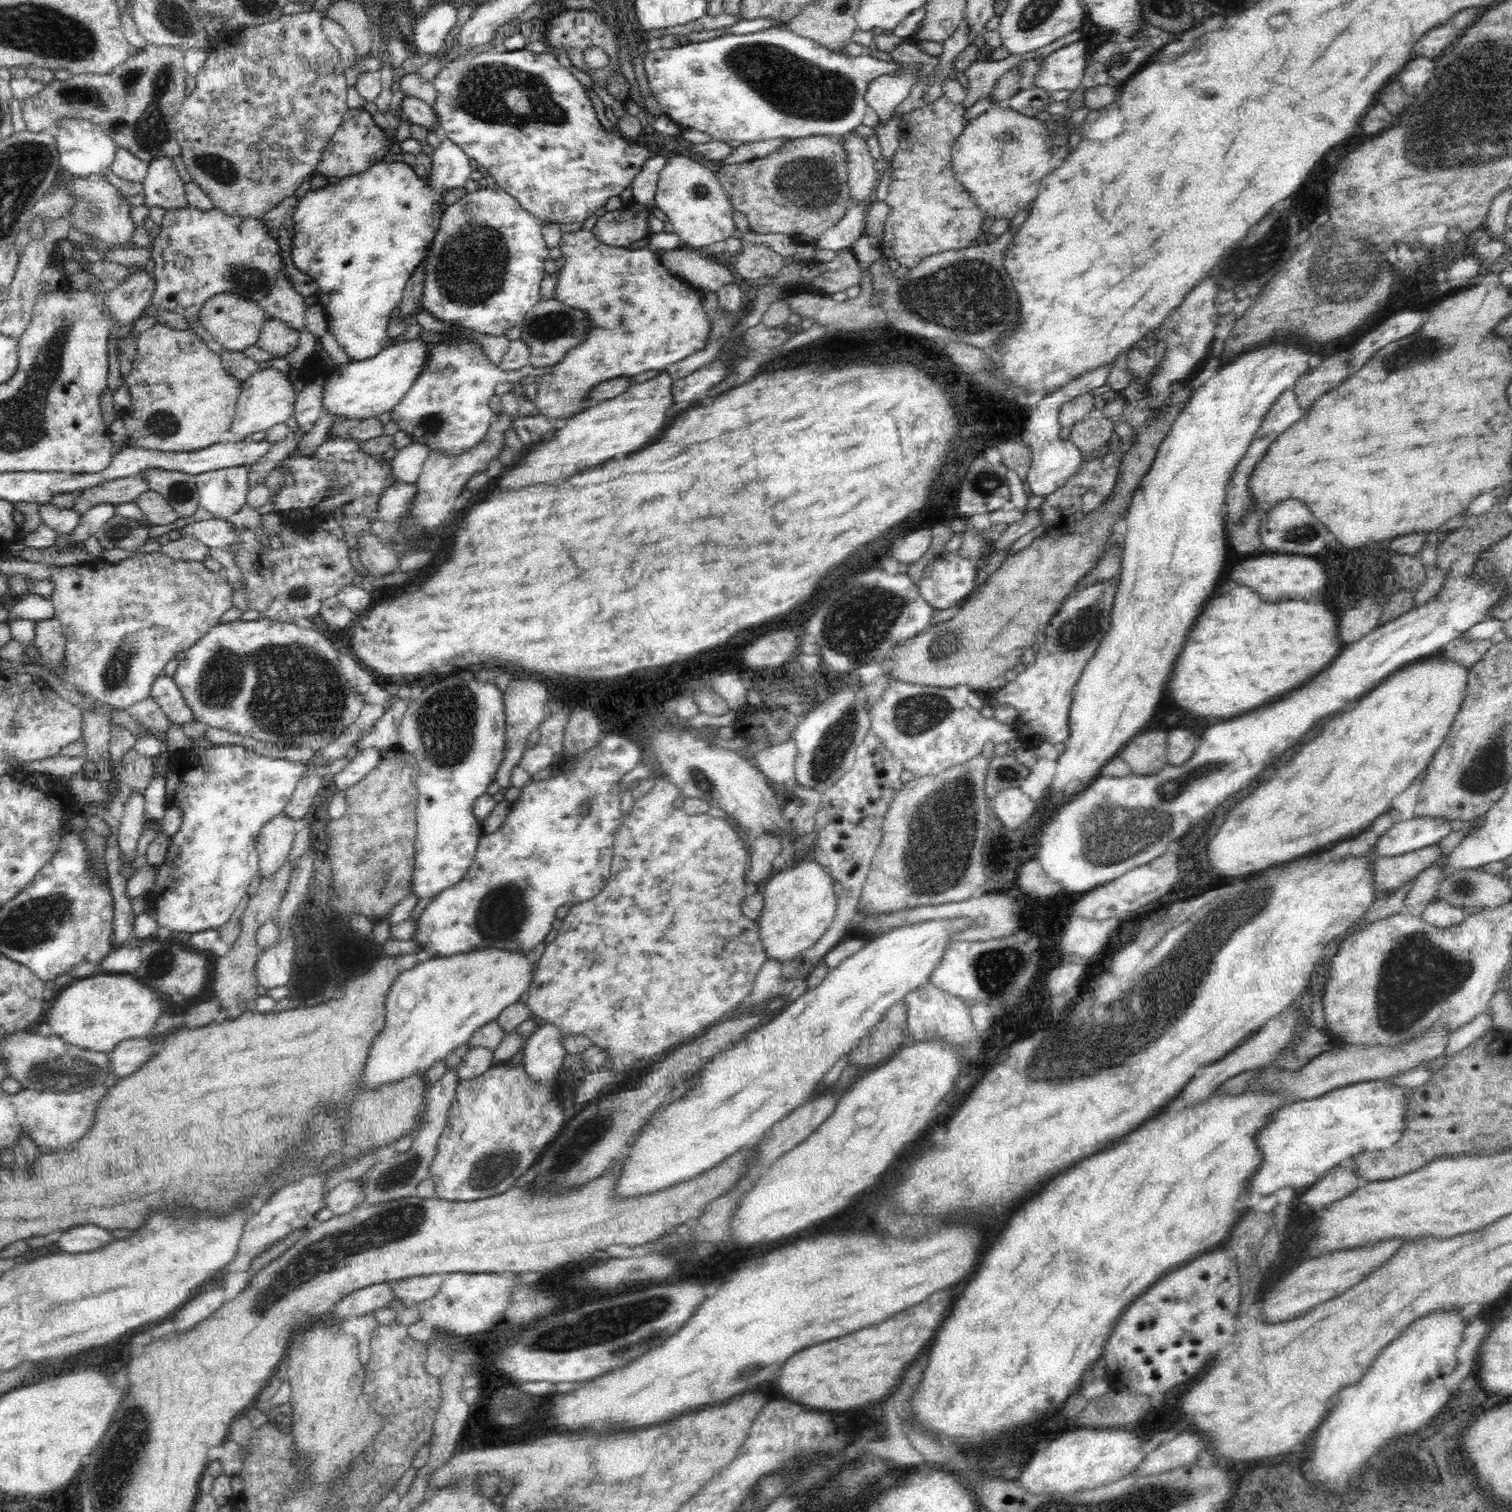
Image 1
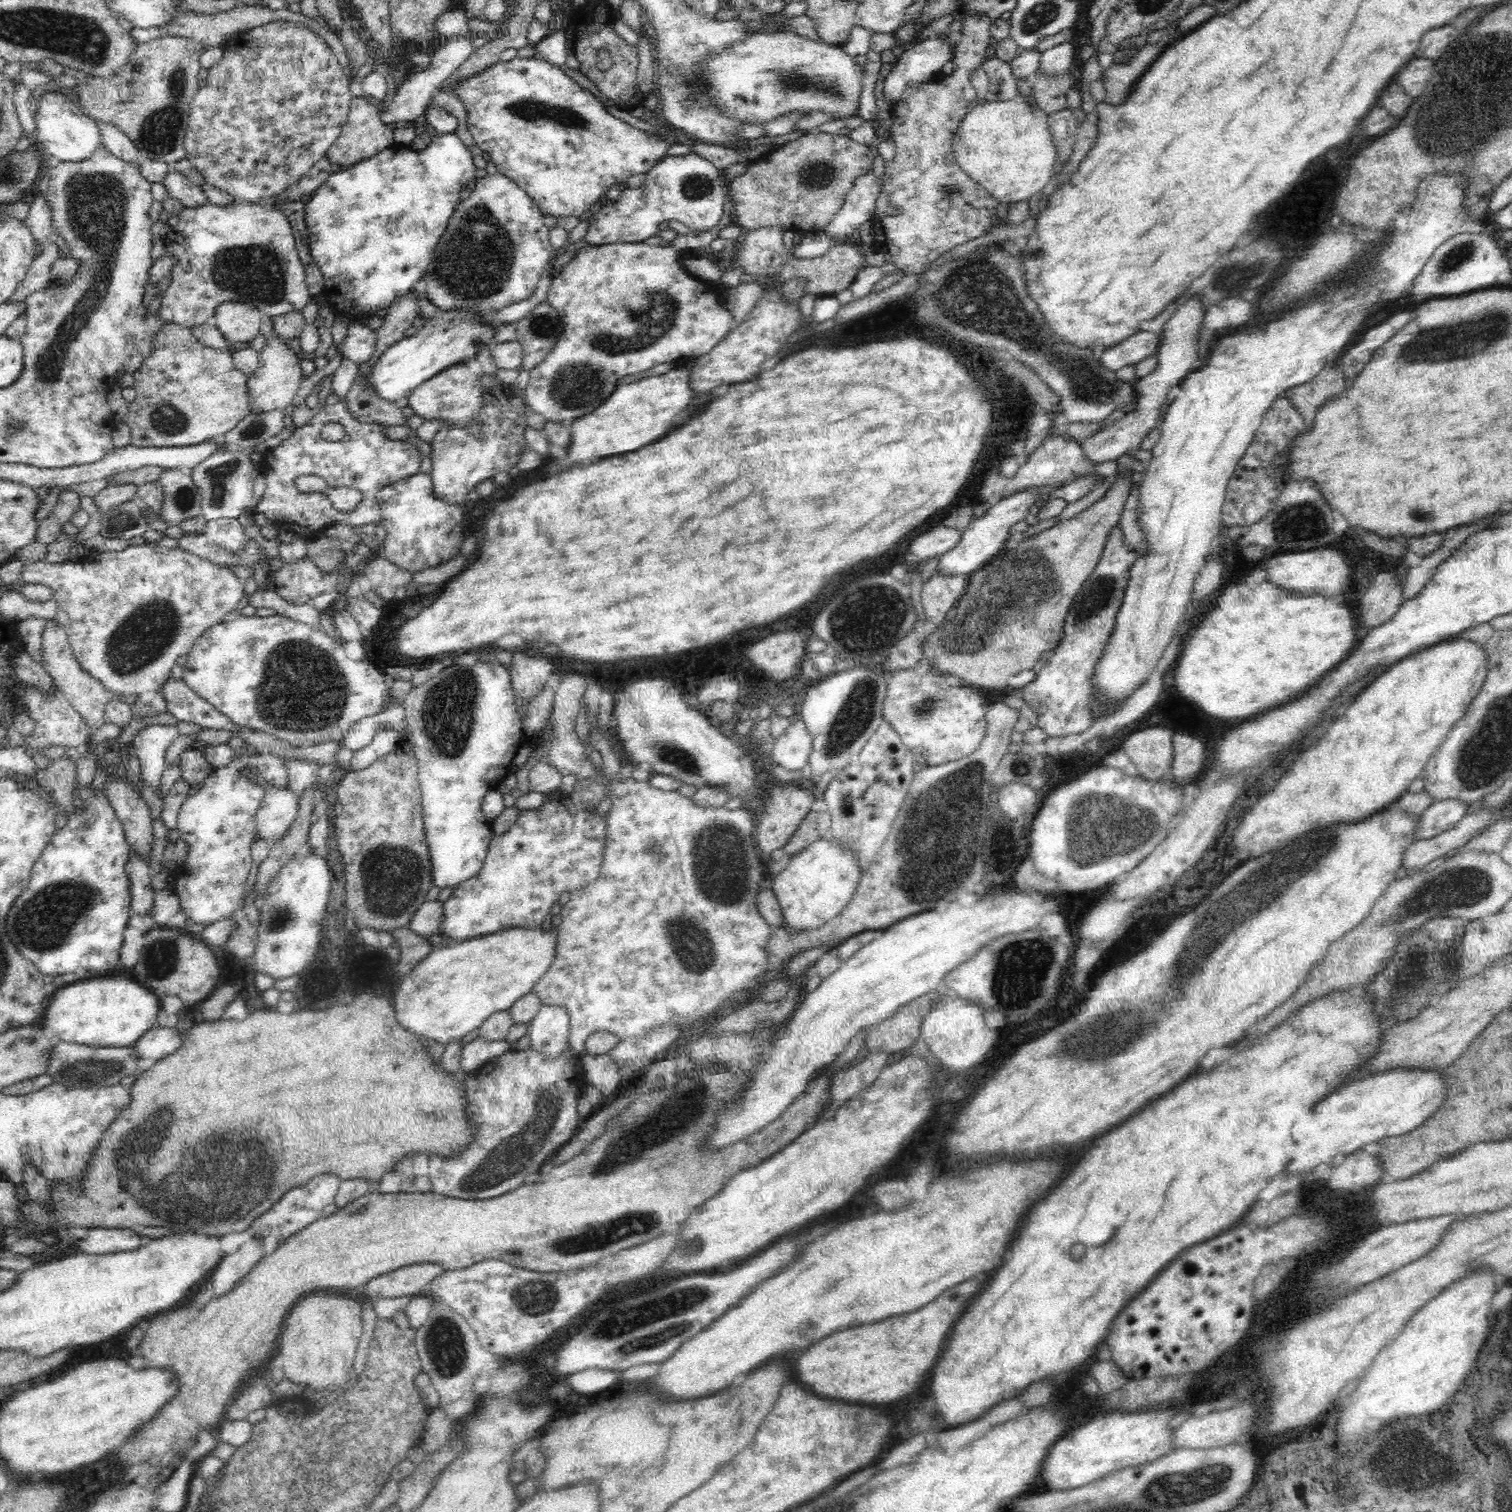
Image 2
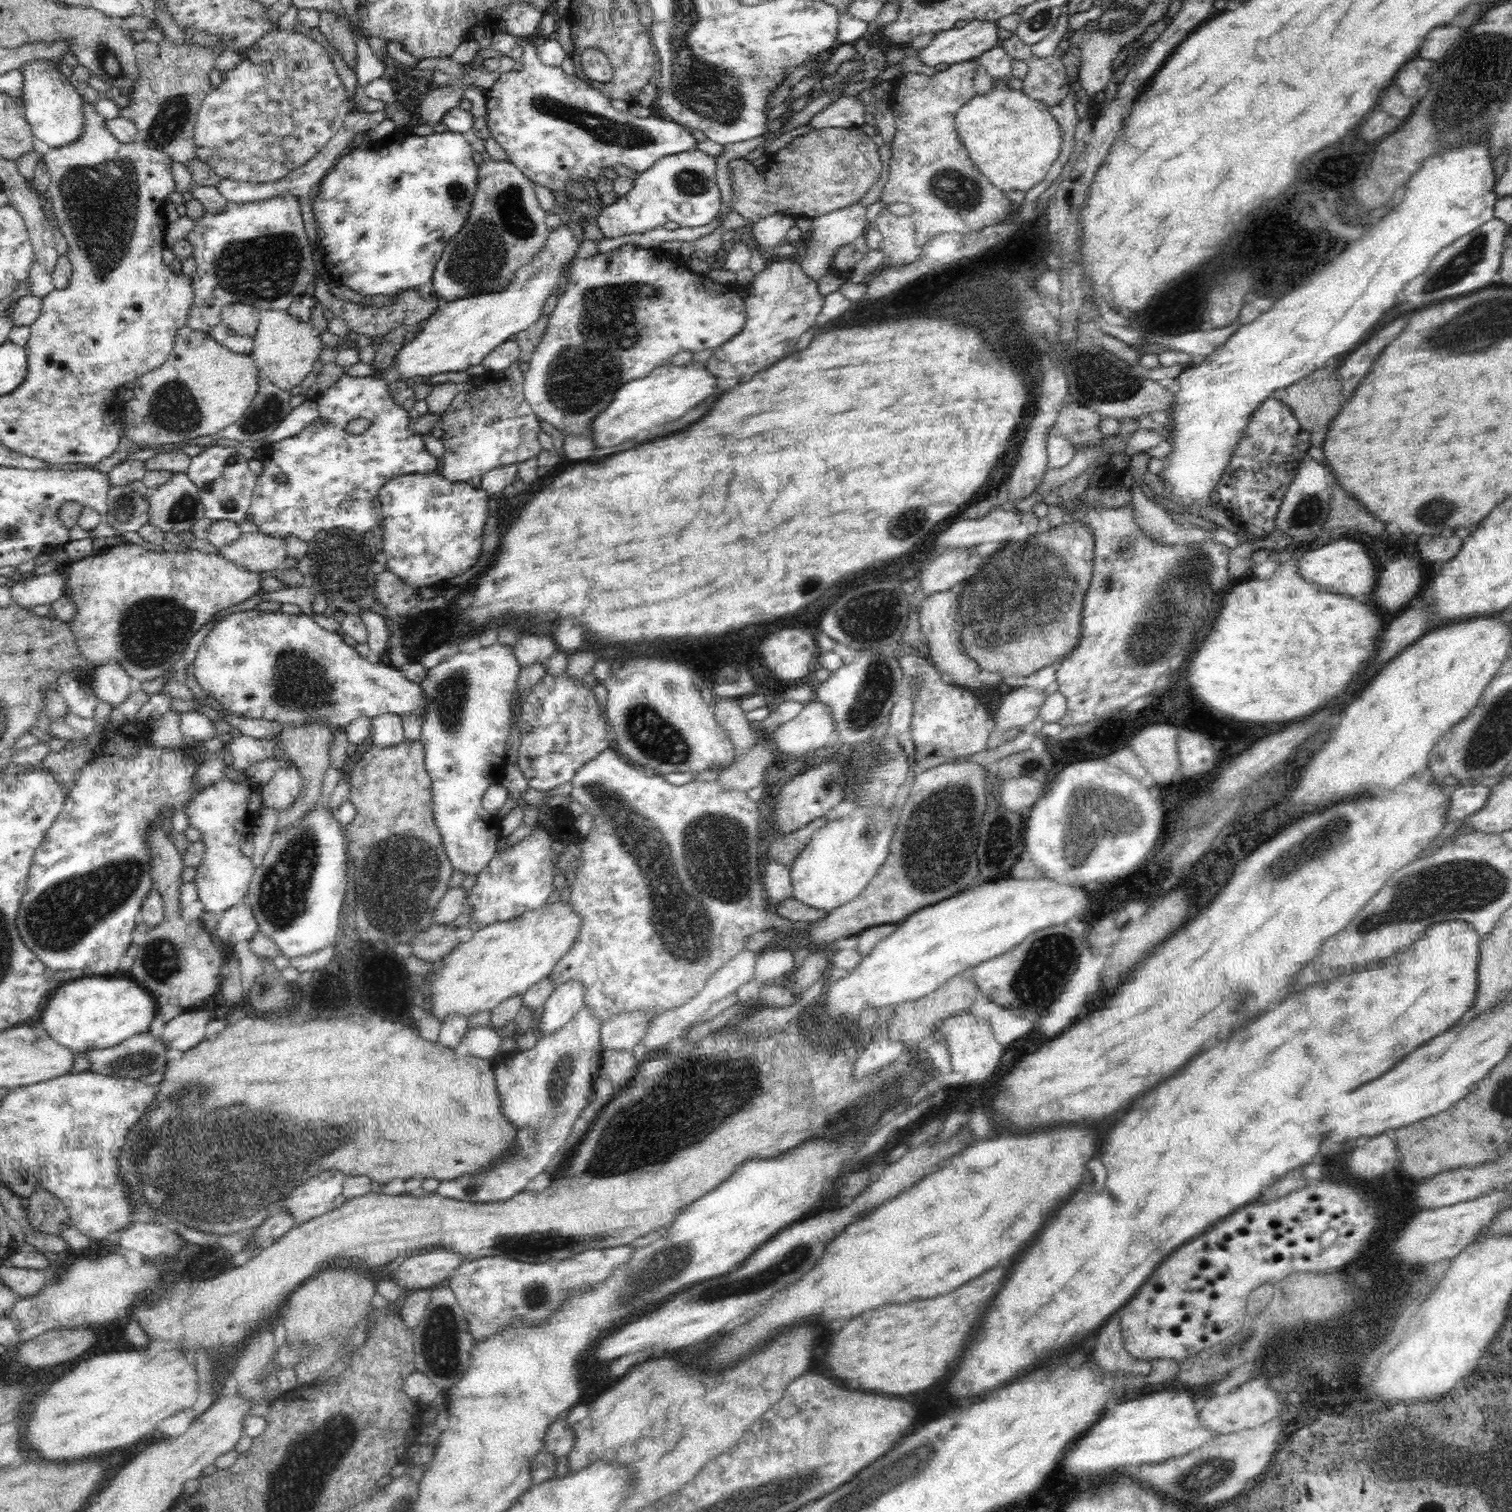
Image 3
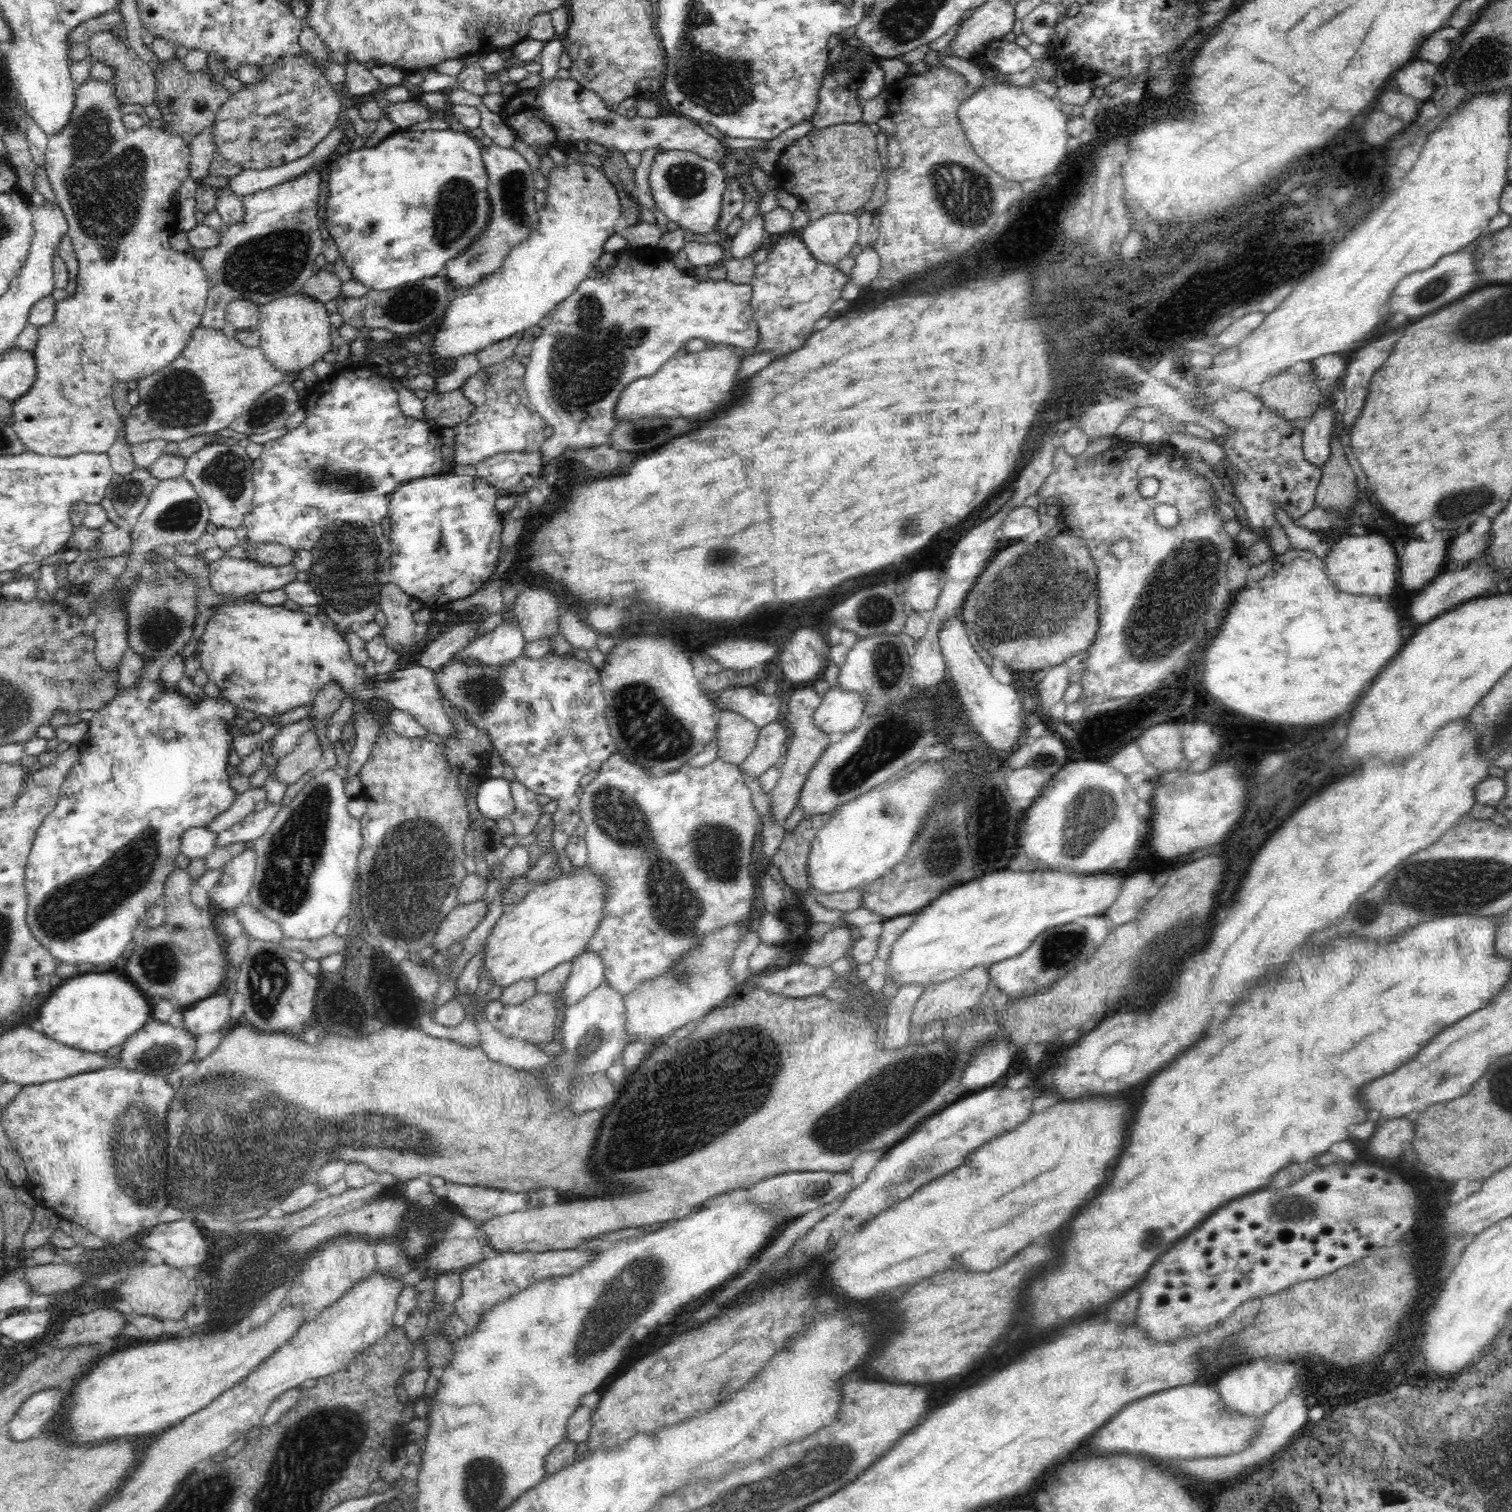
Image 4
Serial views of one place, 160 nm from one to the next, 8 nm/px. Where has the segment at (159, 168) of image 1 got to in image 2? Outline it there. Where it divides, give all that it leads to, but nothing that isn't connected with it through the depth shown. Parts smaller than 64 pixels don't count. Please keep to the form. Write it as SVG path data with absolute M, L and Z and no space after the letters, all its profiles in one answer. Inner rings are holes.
M172 167L168 169L167 173L161 183L168 192L168 197L180 201L188 208L202 206L207 203L200 185L193 184L186 176L179 174Z

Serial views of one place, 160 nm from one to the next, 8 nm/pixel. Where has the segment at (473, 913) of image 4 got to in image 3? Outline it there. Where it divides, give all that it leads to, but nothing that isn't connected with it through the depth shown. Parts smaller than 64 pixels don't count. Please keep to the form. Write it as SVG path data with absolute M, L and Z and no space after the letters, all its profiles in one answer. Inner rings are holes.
M448 924L434 925L416 933L409 942L410 950L416 958L429 962L438 962L459 942L457 928Z

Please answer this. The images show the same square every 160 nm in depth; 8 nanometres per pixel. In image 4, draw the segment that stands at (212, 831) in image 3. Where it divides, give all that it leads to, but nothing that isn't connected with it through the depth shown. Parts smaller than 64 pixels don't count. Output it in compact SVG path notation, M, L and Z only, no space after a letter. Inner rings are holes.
M247 853L235 856L222 867L222 875L216 883L216 890L209 894L211 905L218 913L231 912L248 897L255 874L256 859Z

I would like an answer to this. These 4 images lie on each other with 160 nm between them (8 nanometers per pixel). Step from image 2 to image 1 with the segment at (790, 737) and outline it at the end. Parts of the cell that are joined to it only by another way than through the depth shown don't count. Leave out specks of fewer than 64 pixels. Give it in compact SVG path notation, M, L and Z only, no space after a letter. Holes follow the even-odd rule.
M794 738L781 744L770 746L754 753L756 768L774 784L785 784L785 788L793 782L794 761L797 748Z

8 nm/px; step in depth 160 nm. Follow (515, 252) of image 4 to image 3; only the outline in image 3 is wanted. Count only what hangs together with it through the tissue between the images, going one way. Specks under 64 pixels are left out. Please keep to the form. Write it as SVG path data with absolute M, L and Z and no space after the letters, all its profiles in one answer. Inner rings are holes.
M587 197L585 201L582 201L581 199L576 198L568 198L568 202L566 205L565 210L570 215L571 218L571 224L570 226L566 227L563 223L560 228L556 228L556 230L549 230L548 232L548 240L546 240L546 245L544 246L544 249L534 258L532 259L532 262L530 264L526 264L526 266L522 266L522 268L518 268L516 270L516 274L514 274L514 278L500 290L500 292L490 292L490 294L476 294L474 296L468 296L468 297L462 297L460 299L452 299L452 302L446 302L445 299L441 299L440 302L438 302L437 306L438 309L434 311L425 321L424 323L417 329L417 335L411 342L408 342L406 345L402 345L402 348L396 353L396 356L394 357L393 364L395 364L395 372L398 374L397 380L410 380L410 378L416 378L416 379L428 379L430 376L434 376L434 374L440 374L440 372L460 372L465 371L470 368L470 366L476 366L477 364L481 364L482 359L492 352L495 348L498 348L503 342L506 342L506 340L512 338L517 332L520 332L521 330L524 330L526 327L529 327L533 322L537 321L537 318L540 316L540 313L542 312L542 307L544 306L546 299L553 293L558 290L558 288L561 288L561 293L563 292L563 288L565 287L565 284L568 282L569 279L569 271L567 269L564 269L562 267L564 263L570 262L572 260L572 264L574 264L575 254L579 249L580 244L585 239L584 231L582 230L582 227L579 225L580 218L586 219L586 220L594 220L594 218L597 217L597 214L599 213L600 209L603 209L604 206L601 204L600 207L600 199L599 202L591 202L590 199Z

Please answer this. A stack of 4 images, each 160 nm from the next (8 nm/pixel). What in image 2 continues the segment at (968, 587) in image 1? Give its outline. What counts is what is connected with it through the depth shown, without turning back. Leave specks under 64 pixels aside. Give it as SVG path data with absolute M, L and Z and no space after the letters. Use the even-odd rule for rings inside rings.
M936 572L923 584L923 608L926 617L935 623L937 629L946 626L946 614L957 606L966 593L968 582L969 575L942 575Z

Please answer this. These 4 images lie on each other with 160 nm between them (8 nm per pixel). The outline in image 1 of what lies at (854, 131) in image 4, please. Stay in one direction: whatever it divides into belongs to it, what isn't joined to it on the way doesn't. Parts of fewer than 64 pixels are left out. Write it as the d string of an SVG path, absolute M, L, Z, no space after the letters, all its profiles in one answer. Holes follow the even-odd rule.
M826 136L807 137L788 141L764 158L744 164L718 164L715 174L729 196L733 210L746 215L749 230L756 234L788 234L796 243L814 244L846 214L851 205L847 155L838 140Z

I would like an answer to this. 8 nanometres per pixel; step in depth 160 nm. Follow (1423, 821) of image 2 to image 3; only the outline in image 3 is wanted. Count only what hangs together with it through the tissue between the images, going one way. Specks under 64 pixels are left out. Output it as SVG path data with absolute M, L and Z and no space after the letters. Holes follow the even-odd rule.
M1460 784L1451 794L1450 802L1445 810L1445 822L1464 819L1478 812L1486 804L1491 787L1484 785Z

